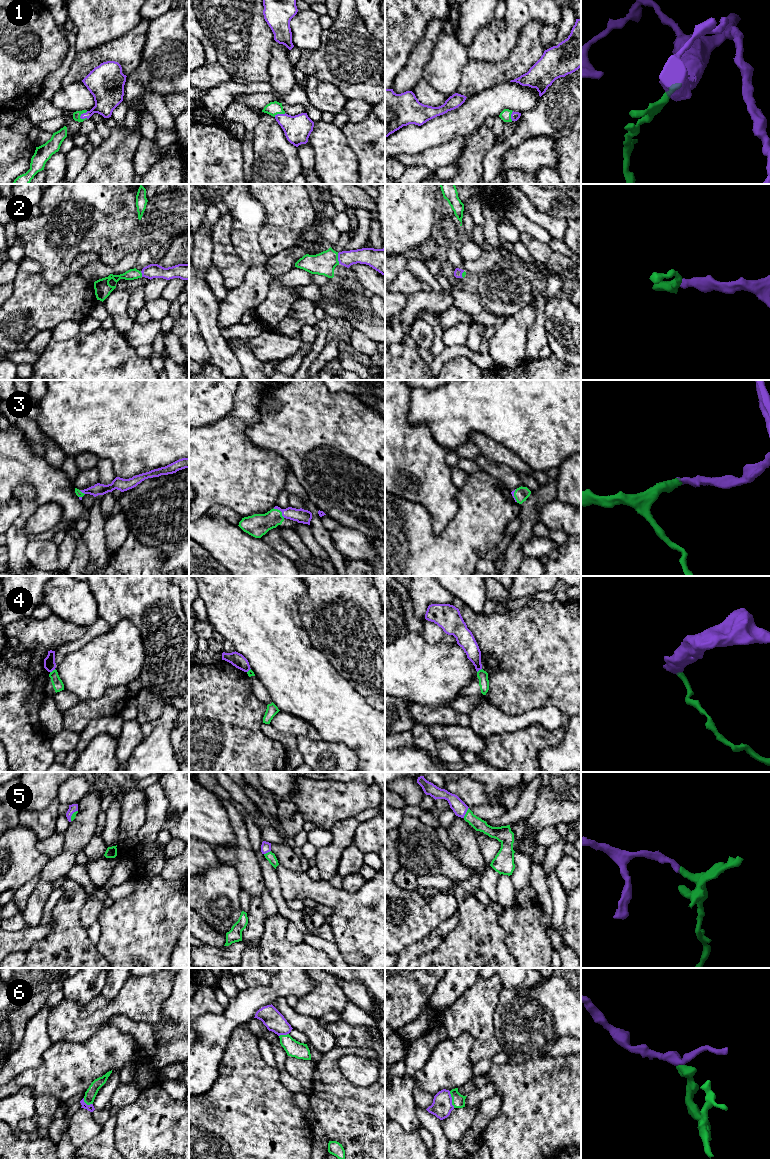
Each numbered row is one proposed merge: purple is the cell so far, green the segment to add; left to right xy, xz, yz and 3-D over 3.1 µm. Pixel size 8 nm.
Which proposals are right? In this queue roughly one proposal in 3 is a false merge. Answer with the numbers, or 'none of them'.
1, 2, 3, 5

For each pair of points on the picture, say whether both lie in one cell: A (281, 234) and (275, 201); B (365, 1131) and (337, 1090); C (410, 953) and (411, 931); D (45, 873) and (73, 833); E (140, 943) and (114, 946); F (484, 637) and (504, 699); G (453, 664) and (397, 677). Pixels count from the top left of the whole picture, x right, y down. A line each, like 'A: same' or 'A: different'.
A: same
B: same
C: different
D: same
E: same
F: same
G: same

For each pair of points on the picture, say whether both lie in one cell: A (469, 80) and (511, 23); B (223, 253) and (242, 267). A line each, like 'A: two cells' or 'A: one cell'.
A: two cells
B: one cell

